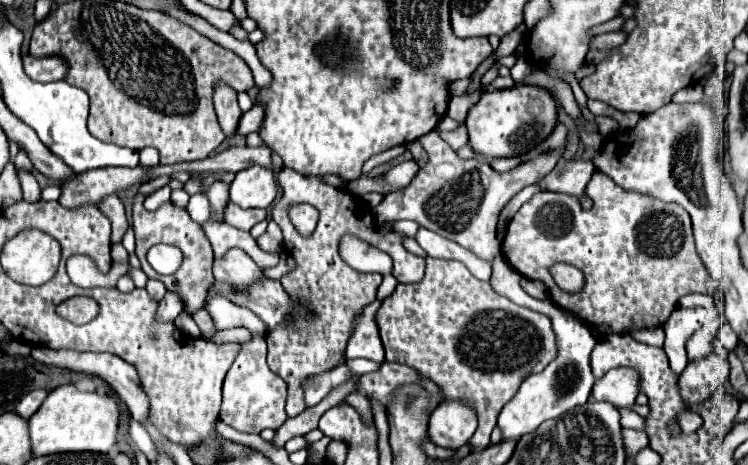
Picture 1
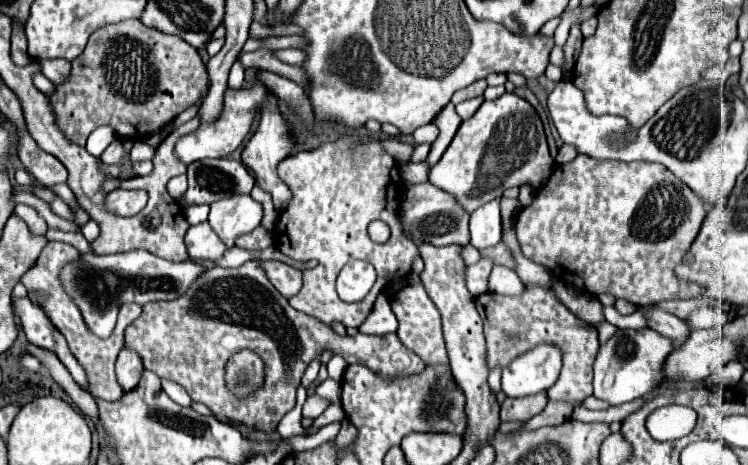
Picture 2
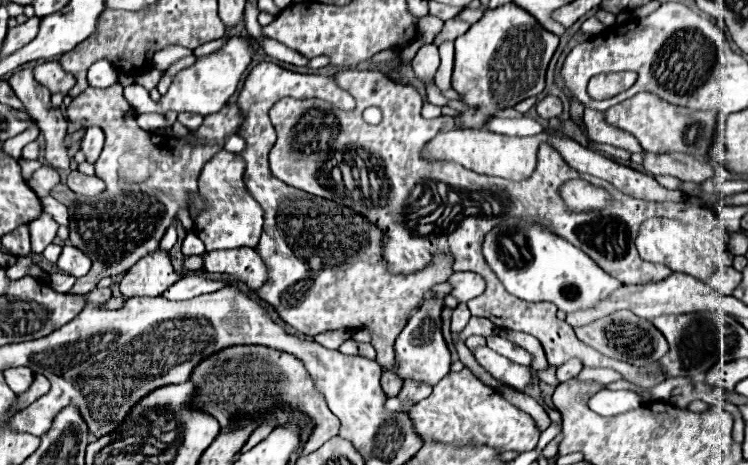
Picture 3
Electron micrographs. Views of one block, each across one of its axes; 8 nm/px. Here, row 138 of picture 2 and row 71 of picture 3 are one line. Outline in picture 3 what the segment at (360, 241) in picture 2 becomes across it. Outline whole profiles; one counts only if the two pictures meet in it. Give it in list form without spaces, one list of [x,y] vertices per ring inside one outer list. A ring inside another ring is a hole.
[[[340,70],[331,78],[358,100],[352,112],[338,110],[326,102],[300,102],[296,98],[280,98],[272,106],[270,120],[278,132],[278,140],[270,150],[270,168],[276,178],[314,196],[352,206],[364,218],[372,220],[384,232],[382,256],[392,274],[408,274],[426,268],[432,264],[436,252],[452,256],[452,272],[468,270],[480,274],[486,280],[486,290],[472,298],[472,316],[488,318],[500,328],[538,338],[550,366],[560,366],[570,358],[580,358],[586,368],[614,368],[624,380],[642,388],[652,388],[668,380],[658,362],[630,370],[626,362],[616,362],[580,342],[574,336],[574,330],[556,318],[556,306],[552,302],[532,304],[508,294],[482,256],[482,240],[504,218],[518,216],[534,220],[538,224],[546,224],[548,230],[564,236],[576,248],[584,250],[604,272],[622,284],[650,284],[670,276],[670,268],[646,262],[638,256],[634,246],[638,226],[654,216],[688,220],[698,228],[715,229],[715,236],[722,236],[727,243],[732,232],[712,210],[698,208],[688,202],[656,204],[624,196],[608,182],[570,168],[548,144],[538,148],[536,170],[522,182],[474,174],[472,170],[452,162],[428,162],[422,152],[440,130],[452,128],[454,120],[450,116],[424,120],[420,116],[422,98],[418,90],[412,86],[398,86],[376,70]],[[368,106],[378,106],[382,110],[380,124],[364,126],[362,112]],[[358,150],[366,150],[368,156],[352,156]],[[574,179],[585,179],[608,190],[613,203],[598,212],[568,212],[558,196],[558,188],[566,180]]]

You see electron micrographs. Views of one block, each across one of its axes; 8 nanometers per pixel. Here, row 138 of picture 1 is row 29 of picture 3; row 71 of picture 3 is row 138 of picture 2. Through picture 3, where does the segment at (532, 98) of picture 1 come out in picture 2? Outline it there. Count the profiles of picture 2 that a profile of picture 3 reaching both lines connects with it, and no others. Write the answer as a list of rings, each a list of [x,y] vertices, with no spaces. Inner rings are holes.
[[[506,92],[492,102],[482,102],[478,112],[460,124],[452,144],[430,170],[430,182],[452,192],[468,212],[474,212],[482,204],[500,198],[506,188],[526,182],[540,188],[552,170],[554,160],[548,152],[540,116],[524,98]]]

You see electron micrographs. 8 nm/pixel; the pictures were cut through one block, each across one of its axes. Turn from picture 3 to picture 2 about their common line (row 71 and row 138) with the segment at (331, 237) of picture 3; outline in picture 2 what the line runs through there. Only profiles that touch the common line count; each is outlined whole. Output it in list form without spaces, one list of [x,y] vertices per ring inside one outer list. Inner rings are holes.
[[[270,92],[268,104],[264,104],[264,112],[260,114],[258,130],[256,130],[256,134],[250,138],[250,142],[246,144],[246,148],[244,148],[244,152],[242,152],[242,162],[254,172],[256,184],[260,184],[264,190],[268,190],[268,192],[272,194],[276,210],[284,210],[284,208],[288,206],[288,200],[290,200],[288,186],[282,184],[282,180],[280,180],[278,174],[276,174],[278,162],[288,156],[290,148],[292,148],[292,140],[290,140],[290,136],[288,136],[286,120],[284,120],[284,118],[280,116],[280,112],[278,112],[278,98]]]

